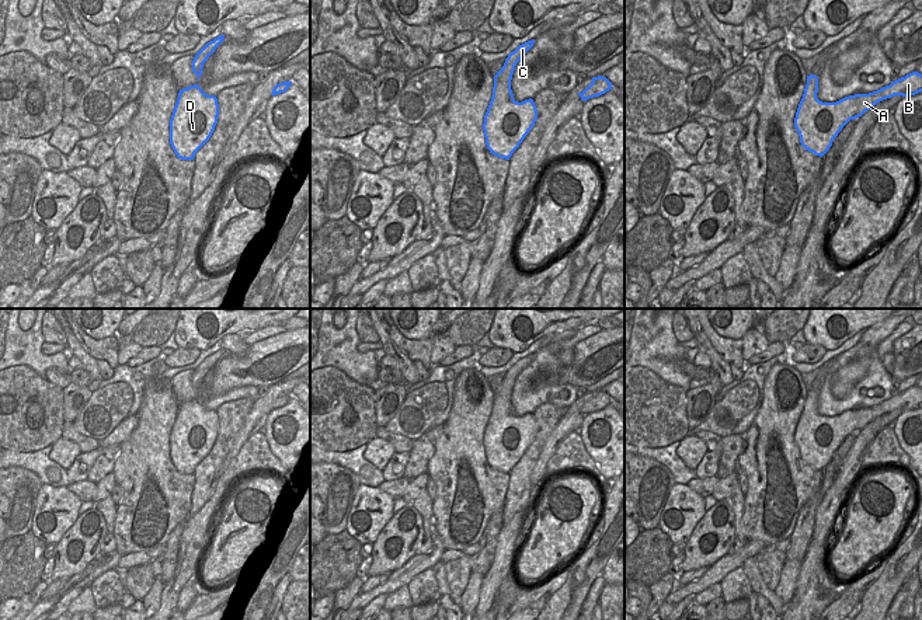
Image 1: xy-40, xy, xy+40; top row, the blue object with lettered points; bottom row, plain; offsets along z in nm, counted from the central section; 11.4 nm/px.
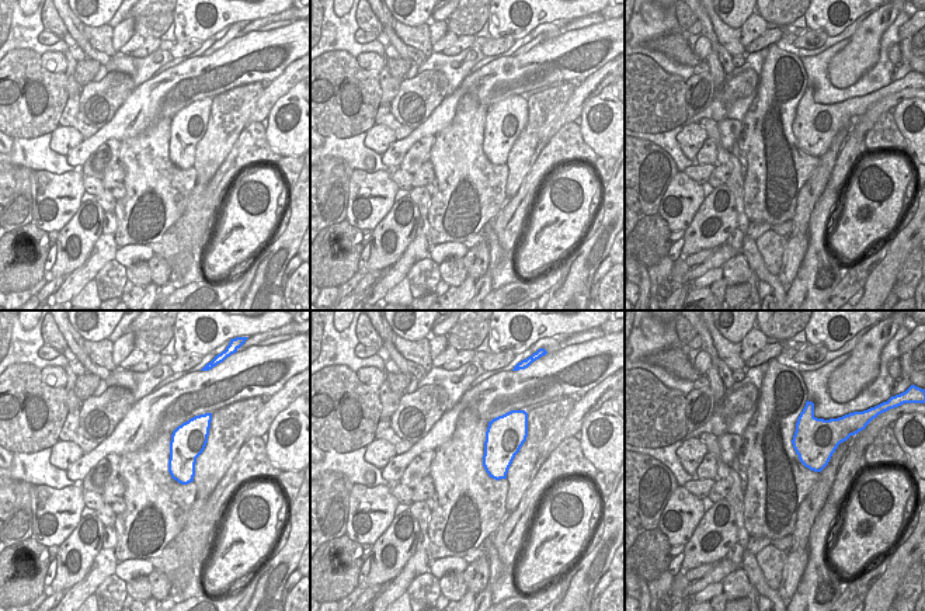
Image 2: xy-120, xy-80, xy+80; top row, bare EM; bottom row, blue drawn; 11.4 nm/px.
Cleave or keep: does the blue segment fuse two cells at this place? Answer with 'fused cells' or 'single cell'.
single cell

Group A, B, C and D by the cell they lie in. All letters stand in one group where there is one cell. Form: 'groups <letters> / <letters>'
groups A B C D

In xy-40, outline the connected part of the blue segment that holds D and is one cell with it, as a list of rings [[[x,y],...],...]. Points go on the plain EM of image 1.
[[[198,398],[180,404],[170,433],[170,459],[181,474],[194,474],[195,467],[209,454],[219,431],[219,418],[215,410],[208,410]]]

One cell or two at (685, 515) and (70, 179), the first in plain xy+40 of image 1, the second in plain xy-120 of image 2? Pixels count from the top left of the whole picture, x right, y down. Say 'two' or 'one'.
one

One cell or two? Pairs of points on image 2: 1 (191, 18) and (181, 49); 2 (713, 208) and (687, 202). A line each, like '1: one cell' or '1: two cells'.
1: two cells
2: two cells

